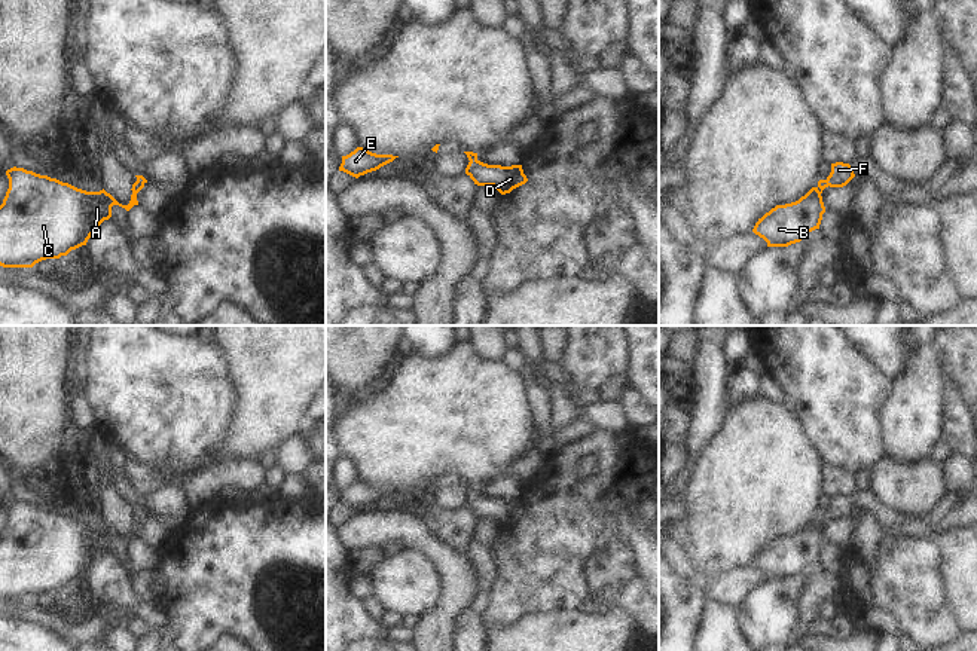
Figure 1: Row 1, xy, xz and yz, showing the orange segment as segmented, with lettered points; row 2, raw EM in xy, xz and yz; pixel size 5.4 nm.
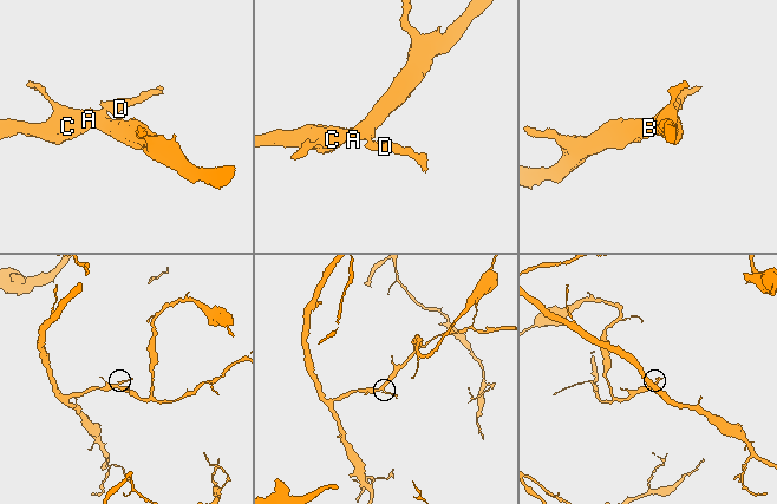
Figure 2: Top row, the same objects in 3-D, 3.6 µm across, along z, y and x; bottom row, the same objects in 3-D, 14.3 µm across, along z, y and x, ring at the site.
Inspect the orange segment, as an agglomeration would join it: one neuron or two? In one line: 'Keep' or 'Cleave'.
Keep.

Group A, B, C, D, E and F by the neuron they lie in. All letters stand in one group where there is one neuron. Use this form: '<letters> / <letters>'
A B C D E F

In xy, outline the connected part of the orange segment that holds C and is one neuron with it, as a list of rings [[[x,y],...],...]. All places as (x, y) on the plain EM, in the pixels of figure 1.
[[[13,499],[6,504],[6,508],[9,522],[0,538],[0,599],[3,600],[33,600],[42,593],[59,592],[71,583],[86,578],[94,563],[112,550],[113,538],[126,544],[138,538],[137,526],[147,516],[143,508],[135,508],[131,534],[128,538],[122,538],[104,522],[86,525],[24,501]]]

